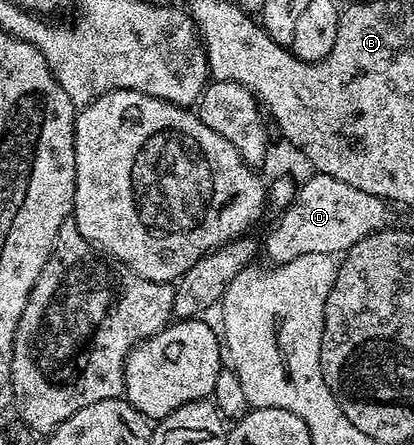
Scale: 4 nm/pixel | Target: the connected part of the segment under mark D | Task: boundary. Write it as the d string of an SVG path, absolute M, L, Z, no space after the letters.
M315 172L314 177L307 179L303 185L297 186L292 203L287 209L281 210L278 226L271 231L264 241L264 253L266 249L267 262L281 263L291 261L305 253L328 253L331 255L345 254L360 239L364 239L370 233L376 233L379 229L387 228L391 224L391 206L376 195L368 195L368 191L360 191L340 179L332 179L332 175L324 175Z

